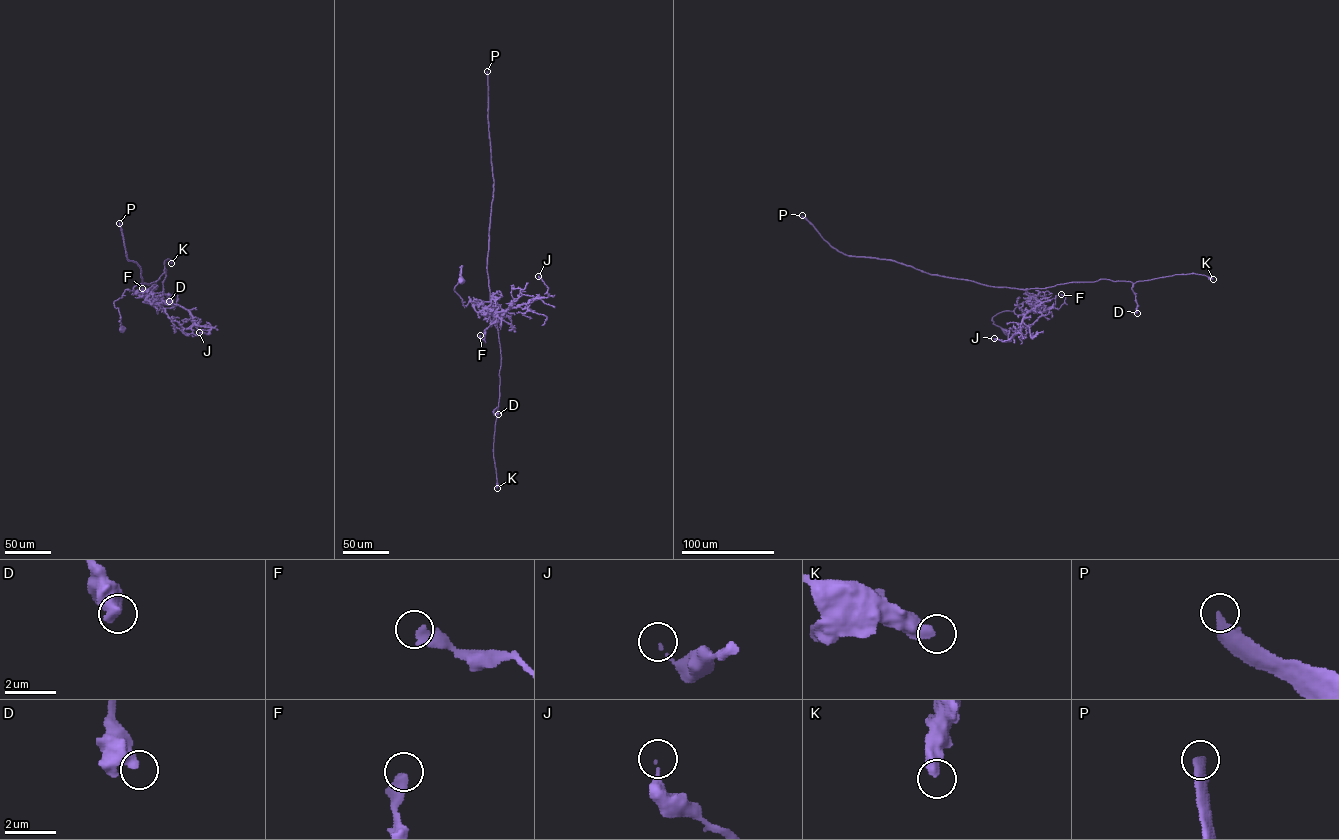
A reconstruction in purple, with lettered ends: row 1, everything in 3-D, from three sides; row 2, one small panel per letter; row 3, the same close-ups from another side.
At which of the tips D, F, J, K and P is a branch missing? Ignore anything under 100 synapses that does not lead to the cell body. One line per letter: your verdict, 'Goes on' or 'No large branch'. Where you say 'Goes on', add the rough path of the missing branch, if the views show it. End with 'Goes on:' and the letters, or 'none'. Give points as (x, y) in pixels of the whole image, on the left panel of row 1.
D: No large branch
F: No large branch
J: No large branch
K: No large branch
P: Goes on. Course of what is missing: (119, 223), (115, 203), (124, 189), (160, 167), (196, 158), (216, 137), (202, 117), (215, 99), (207, 108)
Goes on: P

